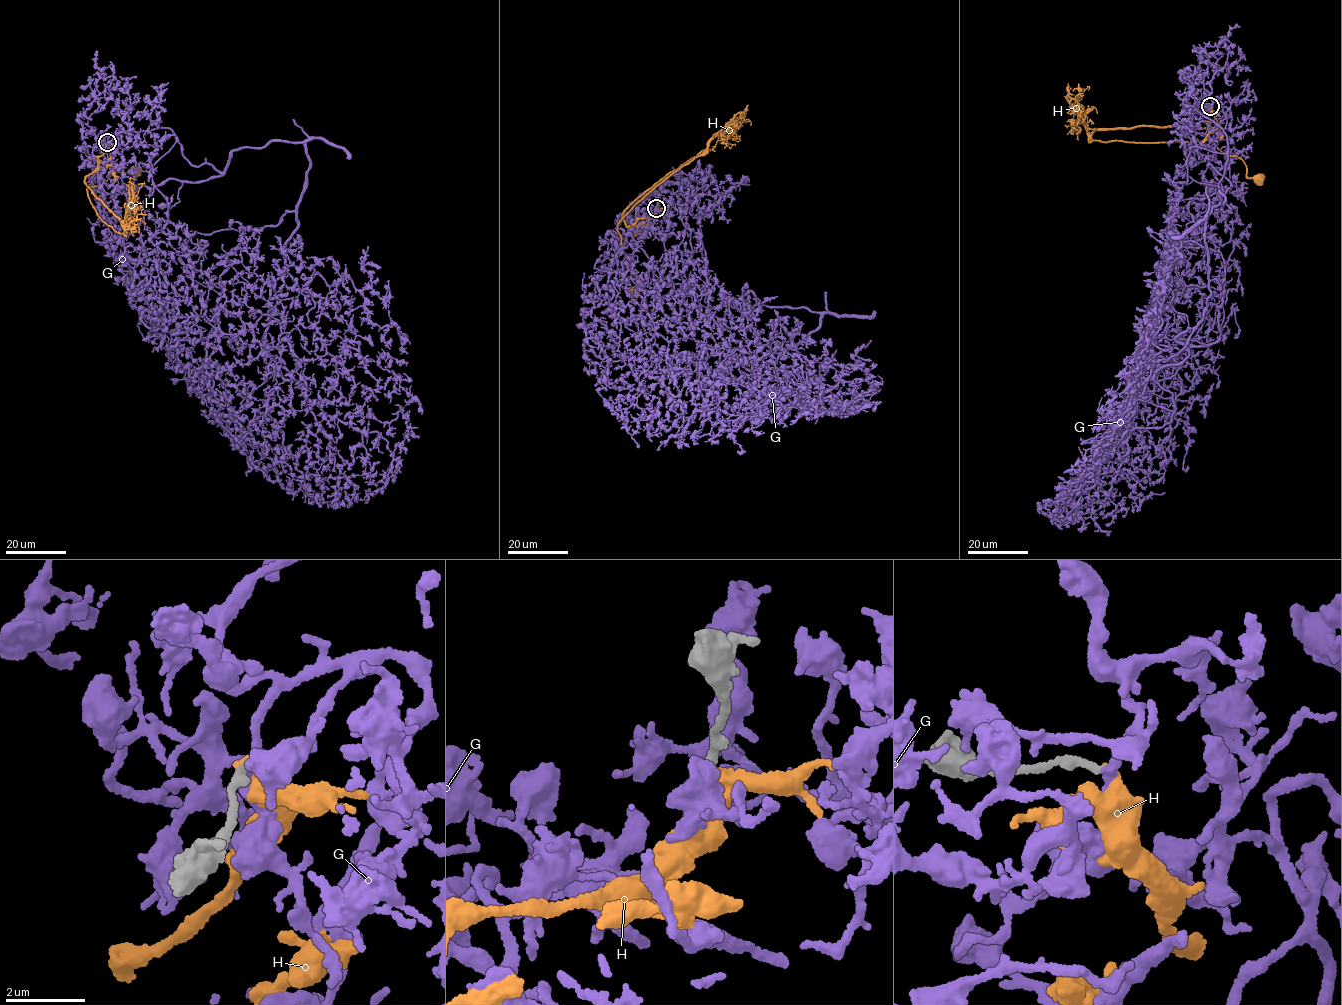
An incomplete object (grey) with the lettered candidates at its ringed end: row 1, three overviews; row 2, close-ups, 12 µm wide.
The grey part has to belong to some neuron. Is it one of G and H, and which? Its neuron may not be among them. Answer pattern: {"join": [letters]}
{"join": ["G"]}

